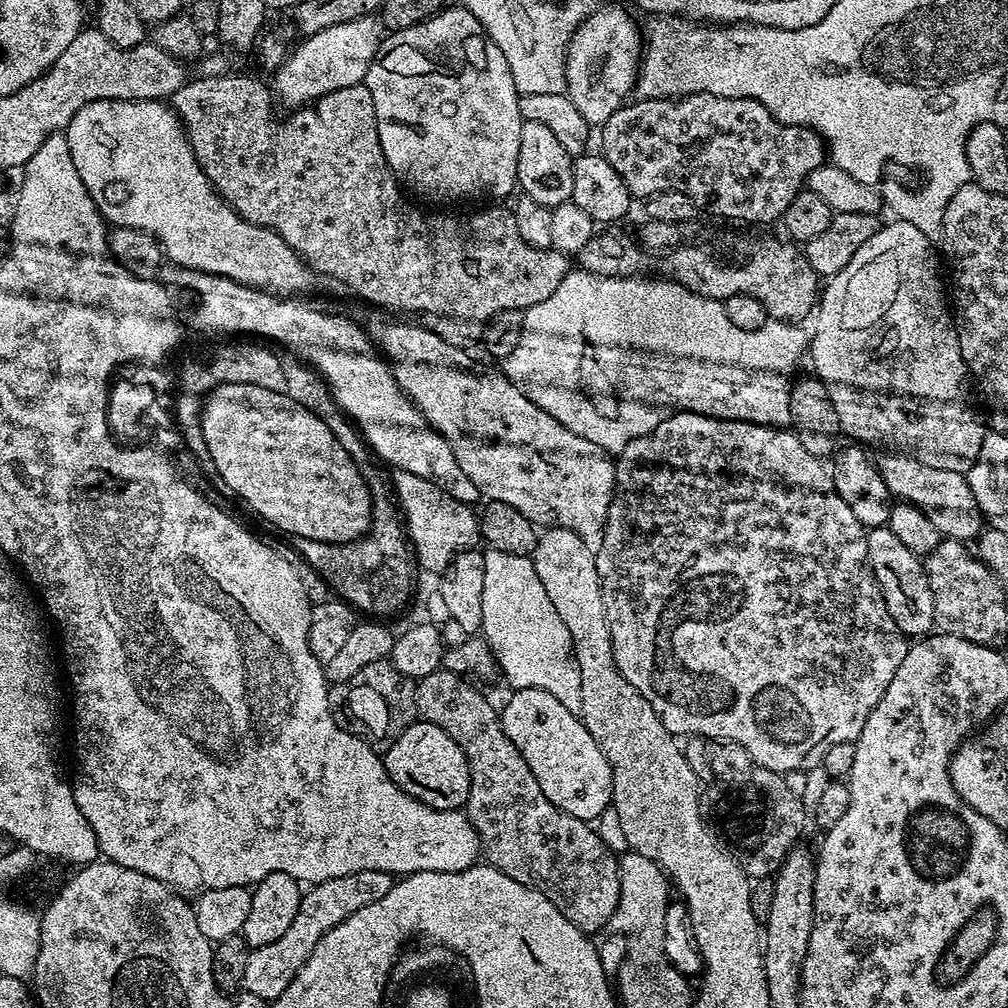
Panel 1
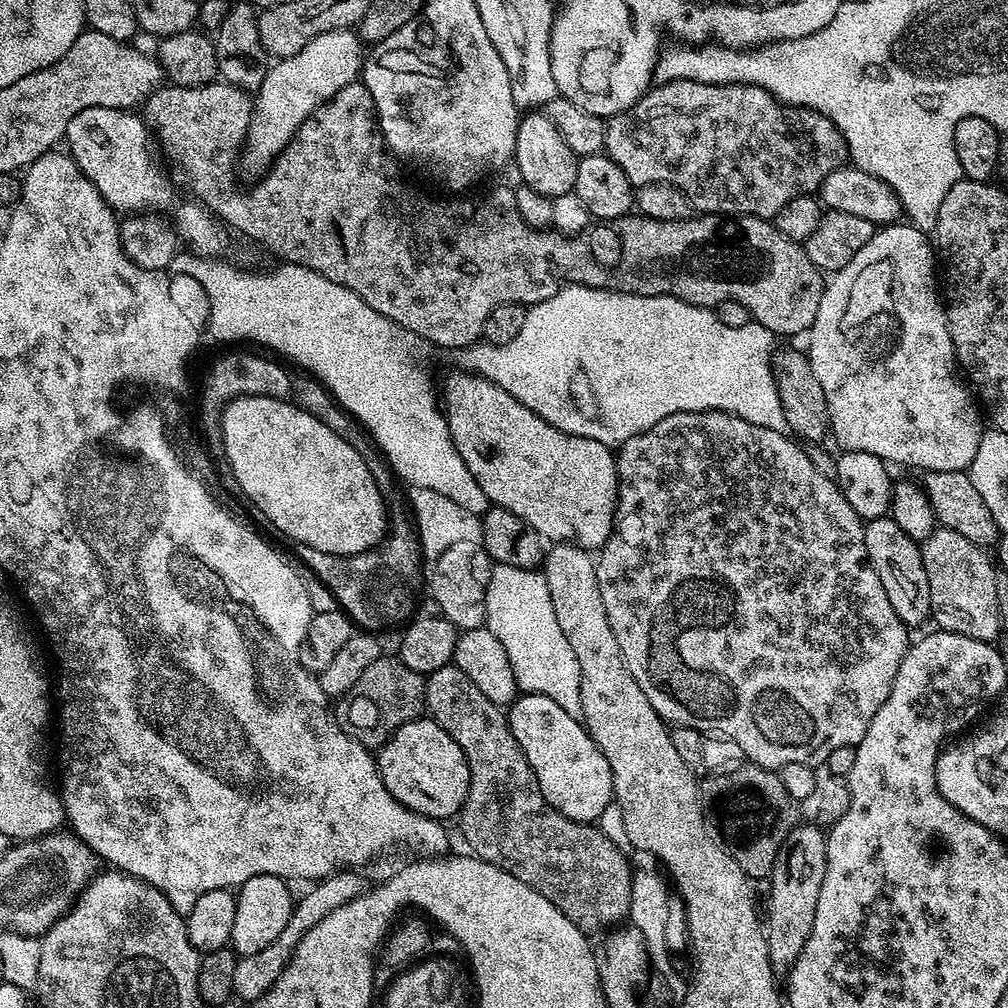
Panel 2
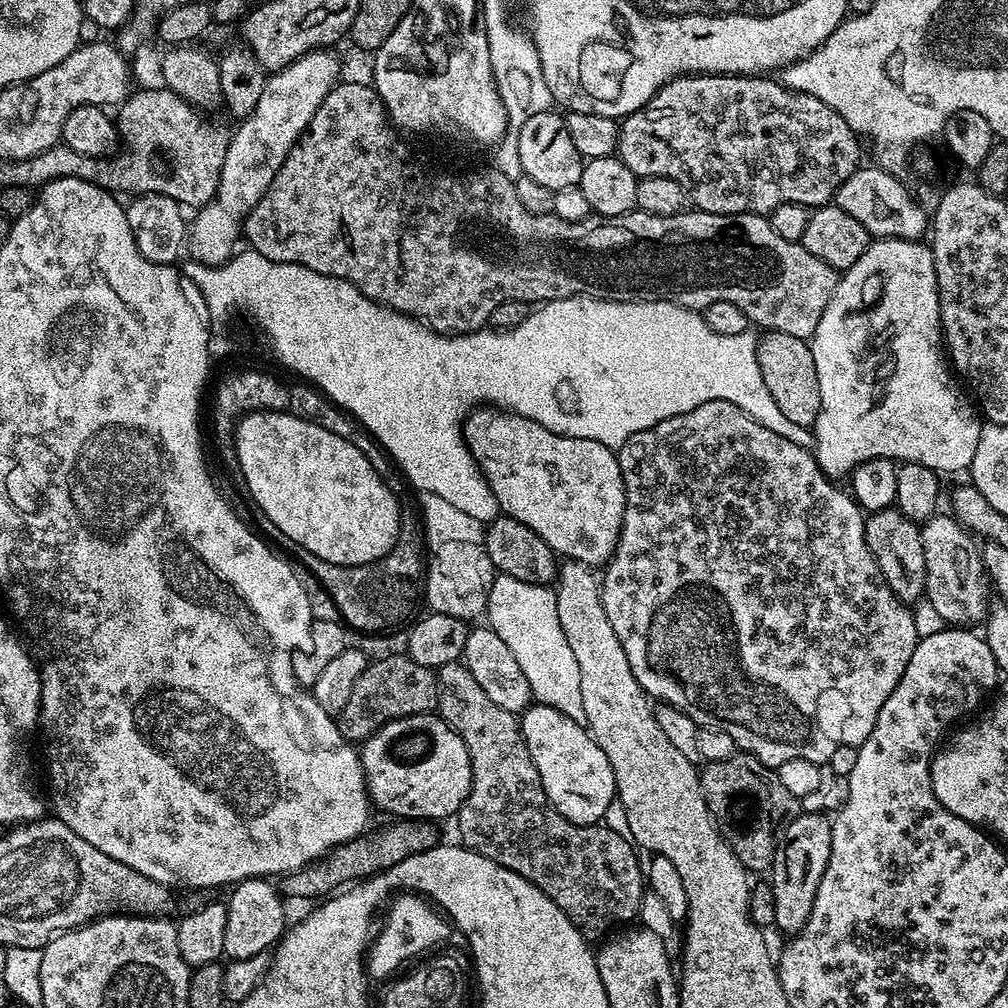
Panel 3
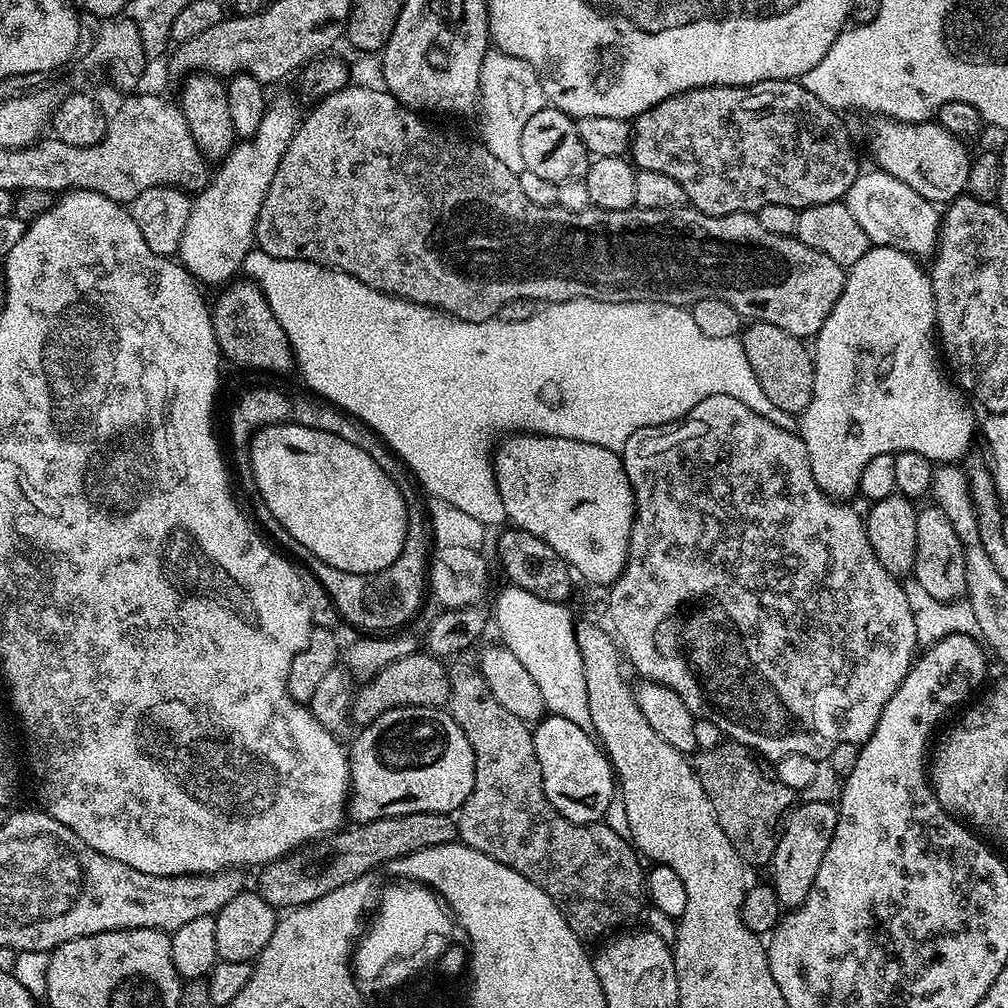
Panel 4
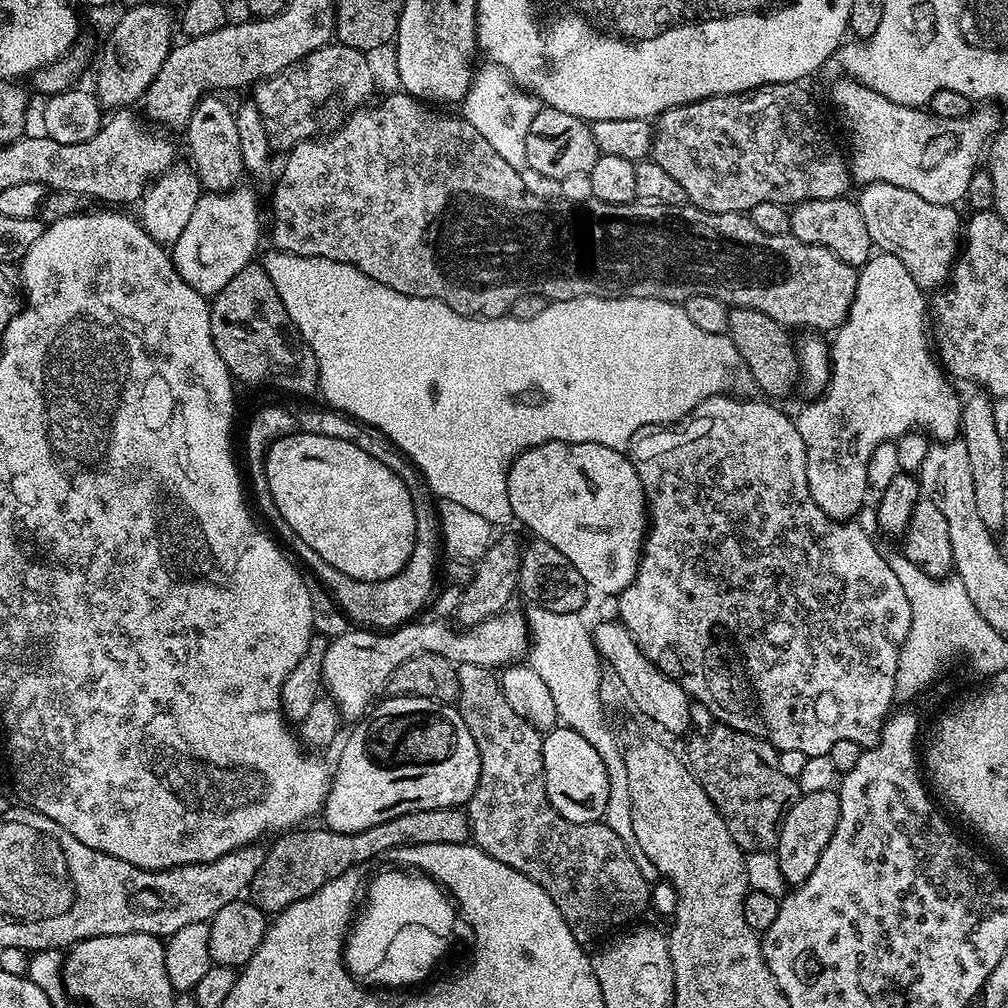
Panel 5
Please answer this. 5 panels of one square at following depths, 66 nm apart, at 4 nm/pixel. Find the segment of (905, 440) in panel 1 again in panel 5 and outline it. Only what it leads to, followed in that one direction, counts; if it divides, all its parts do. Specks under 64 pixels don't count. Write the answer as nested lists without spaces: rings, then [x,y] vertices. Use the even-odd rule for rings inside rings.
[[[880,252],[873,255],[867,260],[864,267],[857,271],[856,289],[850,302],[848,316],[840,323],[839,328],[835,329],[832,338],[833,340],[830,340],[830,375],[828,384],[823,392],[811,402],[808,402],[808,405],[800,413],[795,413],[794,419],[798,426],[798,434],[802,434],[802,442],[806,446],[806,482],[810,486],[810,498],[814,498],[814,502],[818,502],[818,506],[822,506],[822,510],[830,518],[848,522],[856,517],[858,510],[866,503],[867,496],[864,495],[869,495],[870,489],[866,478],[866,466],[870,462],[870,454],[874,452],[876,447],[880,444],[895,442],[899,436],[906,436],[915,428],[919,429],[921,433],[927,434],[936,442],[957,439],[960,436],[960,394],[954,387],[953,381],[949,379],[943,367],[938,363],[937,357],[930,347],[930,336],[926,331],[925,289],[920,288],[918,282],[914,282],[914,278],[910,278],[910,270],[906,270],[906,266],[902,266],[902,262],[898,262],[898,258],[888,252]]]

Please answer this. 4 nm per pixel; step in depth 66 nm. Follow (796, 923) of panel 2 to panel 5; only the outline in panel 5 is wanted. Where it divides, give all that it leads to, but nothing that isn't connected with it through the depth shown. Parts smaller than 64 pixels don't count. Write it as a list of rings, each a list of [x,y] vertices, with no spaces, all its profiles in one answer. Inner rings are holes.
[[[835,787],[803,793],[798,802],[790,806],[780,821],[780,837],[774,849],[785,885],[795,886],[810,878],[814,866],[818,866],[818,858],[822,858],[822,850],[826,850],[830,838],[834,838],[834,826],[838,826],[839,817],[840,794]]]

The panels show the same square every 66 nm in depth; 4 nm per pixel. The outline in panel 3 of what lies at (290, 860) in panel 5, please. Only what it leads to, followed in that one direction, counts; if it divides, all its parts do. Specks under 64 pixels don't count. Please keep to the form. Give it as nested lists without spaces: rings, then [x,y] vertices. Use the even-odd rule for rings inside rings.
[[[396,818],[389,828],[369,830],[364,835],[354,838],[337,848],[331,848],[325,856],[321,856],[315,864],[307,864],[296,872],[289,872],[279,881],[278,887],[285,897],[297,896],[300,900],[312,900],[327,897],[353,882],[367,880],[377,872],[384,872],[390,866],[398,866],[402,858],[410,858],[410,854],[422,854],[441,843],[442,836],[431,820],[409,820]]]

